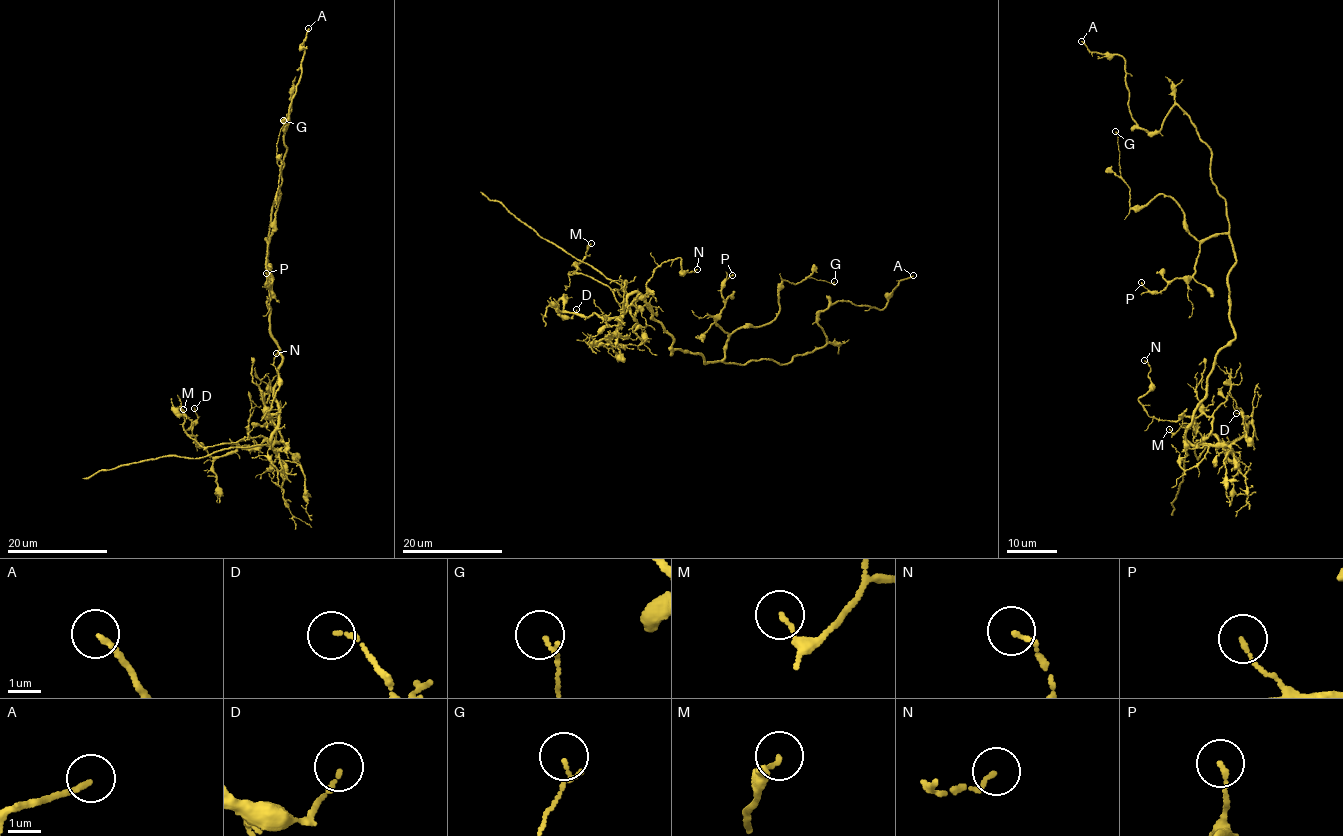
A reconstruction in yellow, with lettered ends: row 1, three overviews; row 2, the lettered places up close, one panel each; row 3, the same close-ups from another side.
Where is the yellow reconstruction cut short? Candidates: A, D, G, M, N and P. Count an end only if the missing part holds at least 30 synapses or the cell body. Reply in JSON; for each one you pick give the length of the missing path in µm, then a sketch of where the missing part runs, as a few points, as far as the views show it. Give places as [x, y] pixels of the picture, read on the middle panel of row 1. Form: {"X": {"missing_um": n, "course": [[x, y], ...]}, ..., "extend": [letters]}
{"extend": []}

